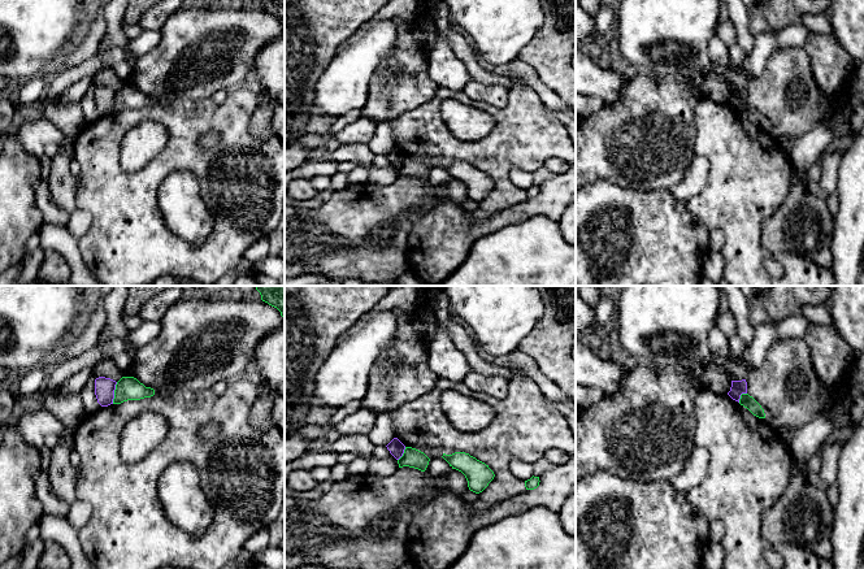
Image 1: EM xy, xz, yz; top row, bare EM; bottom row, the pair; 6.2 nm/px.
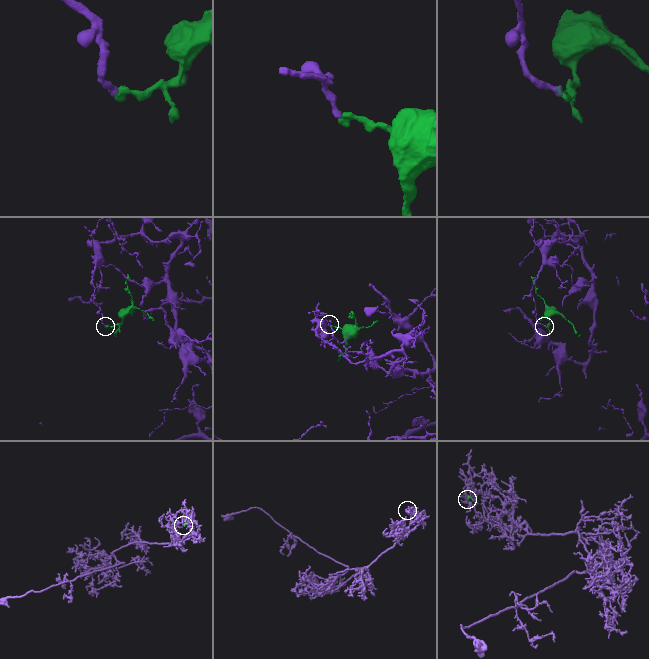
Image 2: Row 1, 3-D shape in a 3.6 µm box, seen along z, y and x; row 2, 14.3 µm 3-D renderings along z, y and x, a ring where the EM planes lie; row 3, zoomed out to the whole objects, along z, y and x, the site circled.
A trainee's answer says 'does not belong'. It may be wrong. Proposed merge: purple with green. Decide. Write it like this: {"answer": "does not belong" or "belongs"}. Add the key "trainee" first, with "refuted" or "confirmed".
{"trainee": "confirmed", "answer": "does not belong"}

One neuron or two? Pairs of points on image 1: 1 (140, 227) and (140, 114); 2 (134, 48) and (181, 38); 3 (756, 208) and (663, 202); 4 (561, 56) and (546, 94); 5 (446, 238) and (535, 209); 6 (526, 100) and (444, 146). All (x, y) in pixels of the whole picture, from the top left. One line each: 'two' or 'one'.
1: one
2: two
3: two
4: two
5: one
6: one

